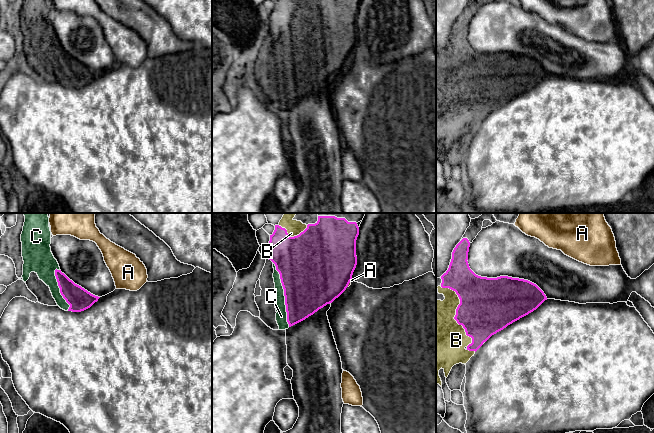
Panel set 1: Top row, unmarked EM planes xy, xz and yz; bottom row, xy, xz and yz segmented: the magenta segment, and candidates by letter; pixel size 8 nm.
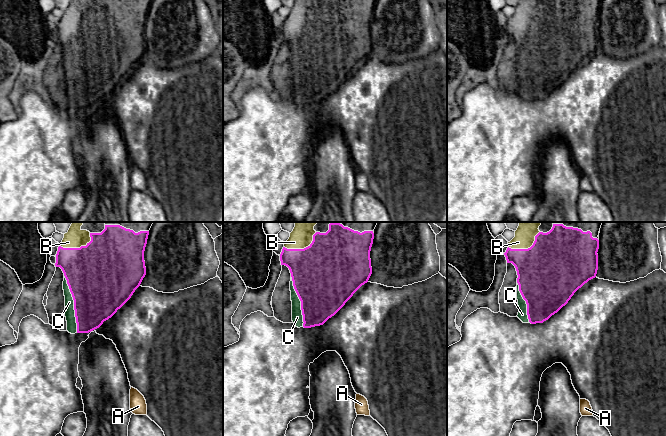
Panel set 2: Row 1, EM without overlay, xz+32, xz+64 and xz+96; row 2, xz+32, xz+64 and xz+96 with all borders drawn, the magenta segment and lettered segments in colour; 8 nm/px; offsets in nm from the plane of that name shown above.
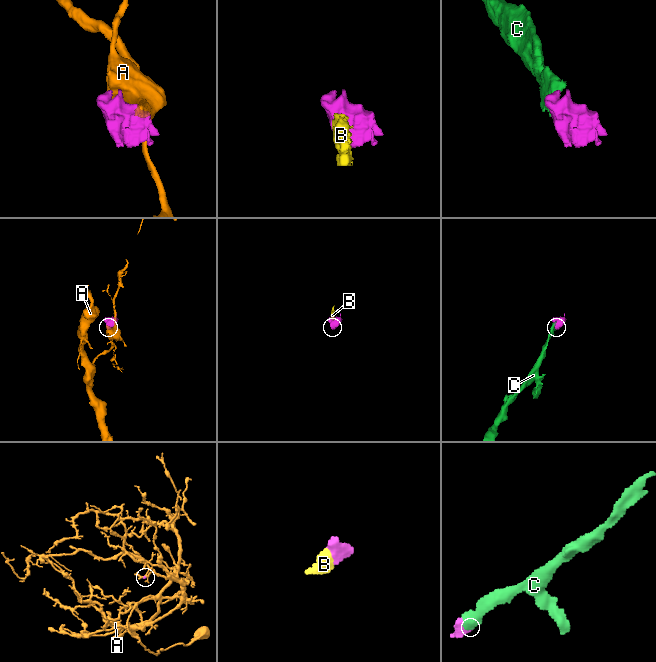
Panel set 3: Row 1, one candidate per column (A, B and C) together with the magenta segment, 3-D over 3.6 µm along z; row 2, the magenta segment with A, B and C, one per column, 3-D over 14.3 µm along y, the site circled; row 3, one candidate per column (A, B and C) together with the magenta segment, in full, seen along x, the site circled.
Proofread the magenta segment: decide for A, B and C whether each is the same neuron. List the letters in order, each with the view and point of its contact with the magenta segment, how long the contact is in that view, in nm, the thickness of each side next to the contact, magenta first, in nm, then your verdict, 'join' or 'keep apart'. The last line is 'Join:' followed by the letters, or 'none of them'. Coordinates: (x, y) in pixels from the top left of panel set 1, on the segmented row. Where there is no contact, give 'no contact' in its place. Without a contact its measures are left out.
A: contact xz (349, 282); length 70 nm; calibres 500 and 20 nm; keep apart
B: contact yz (456, 313); length 550 nm; calibres 440 and 420 nm; join
C: contact xz (284, 294); length 550 nm; calibres 480 and 100 nm; join
Join: B, C

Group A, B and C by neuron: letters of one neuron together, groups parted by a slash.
A / B C

